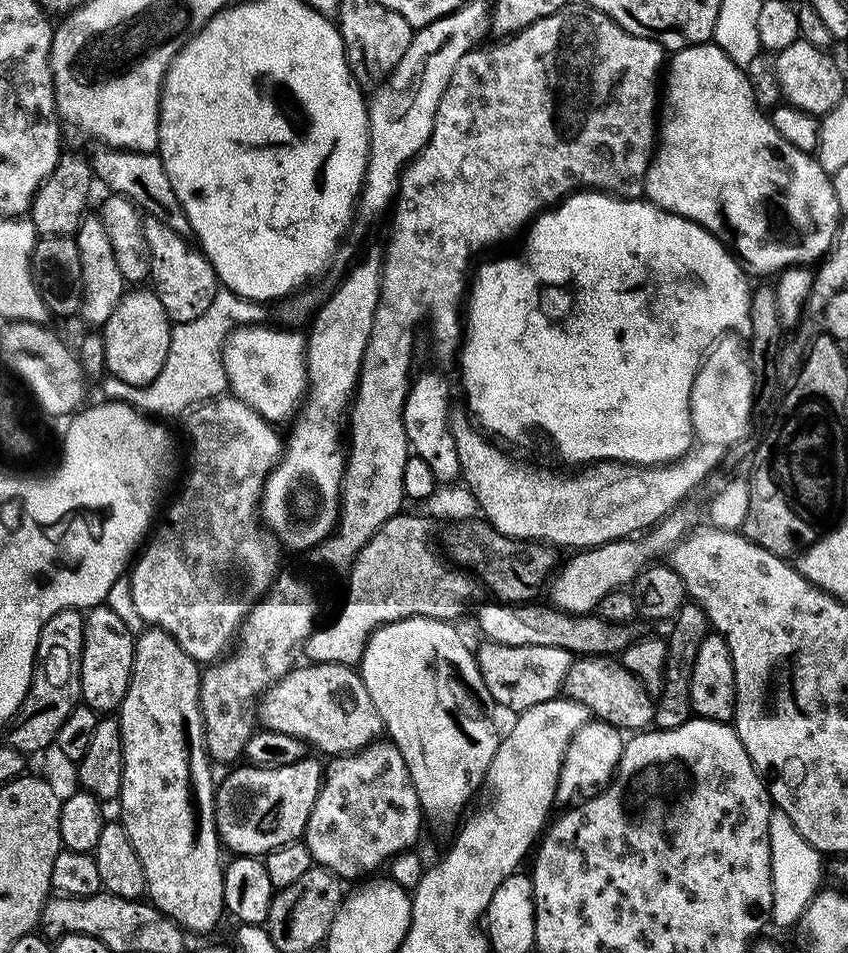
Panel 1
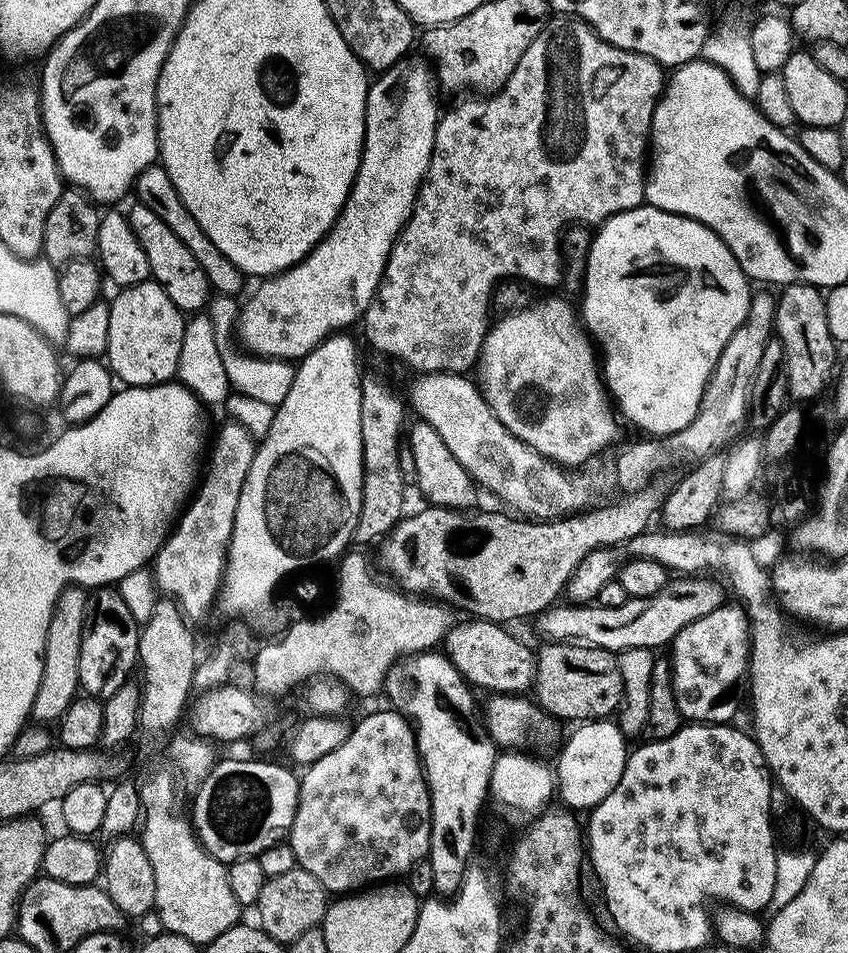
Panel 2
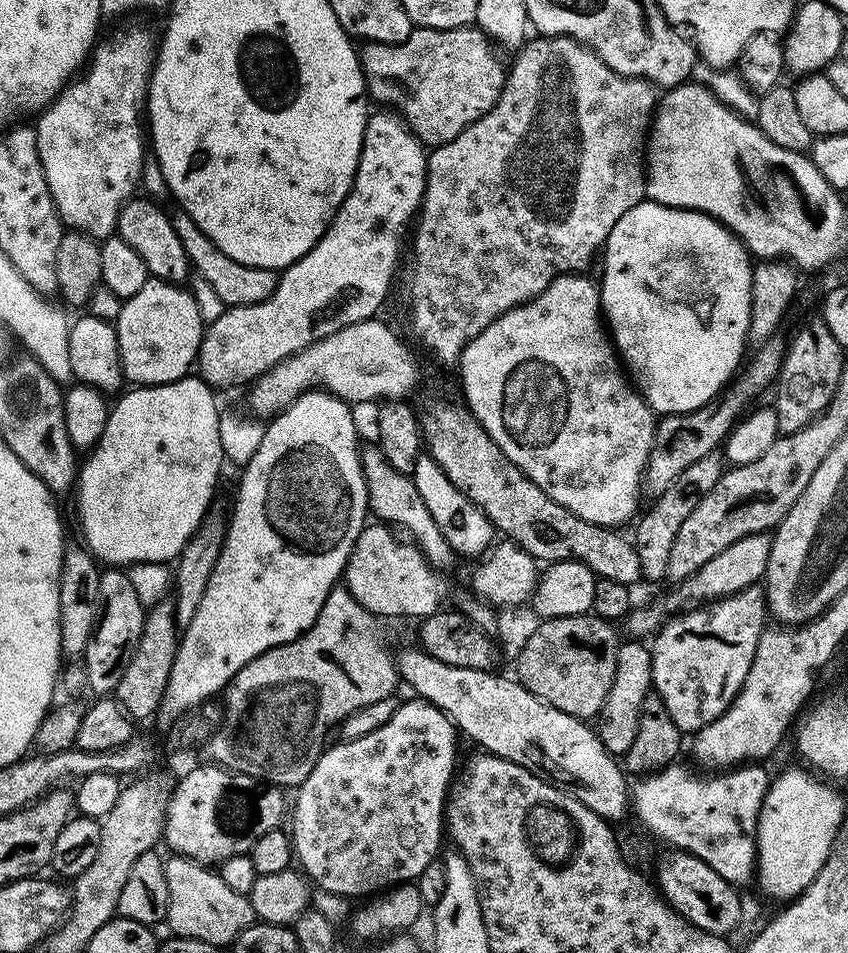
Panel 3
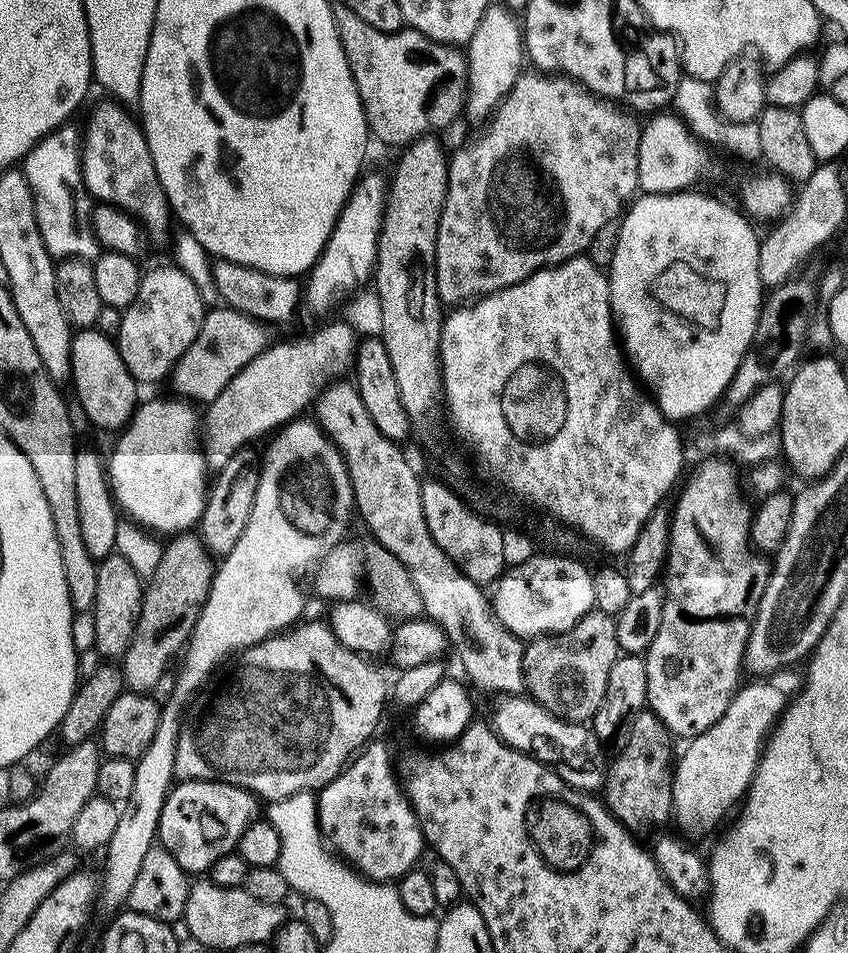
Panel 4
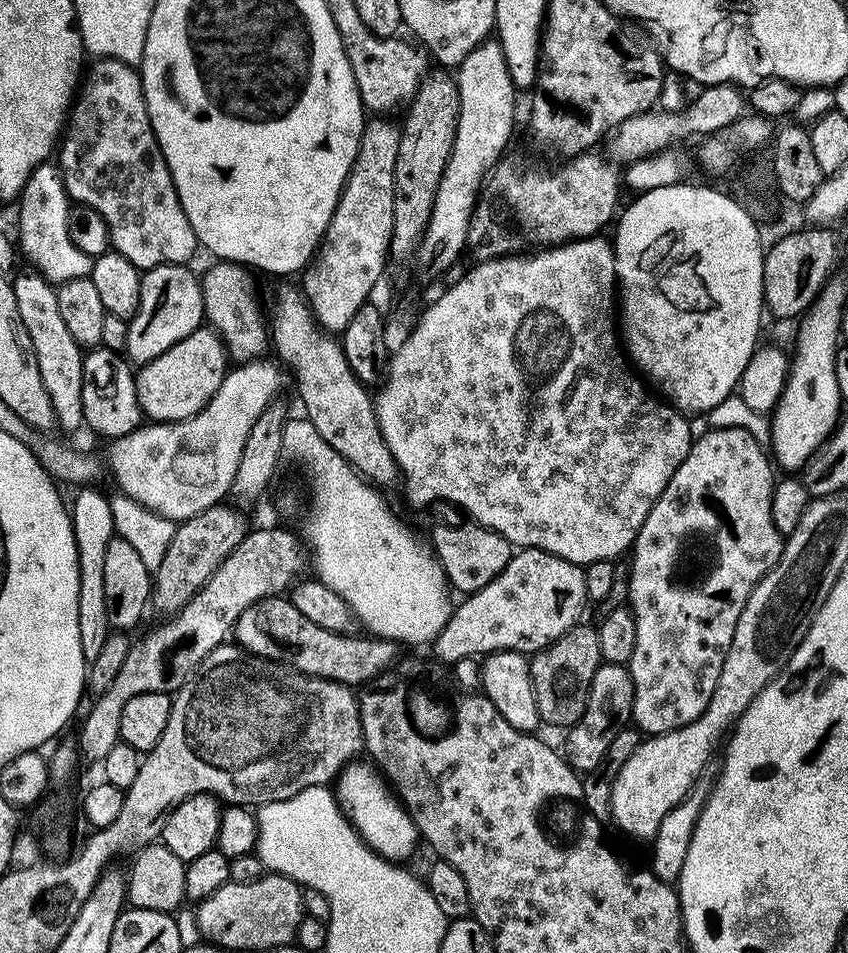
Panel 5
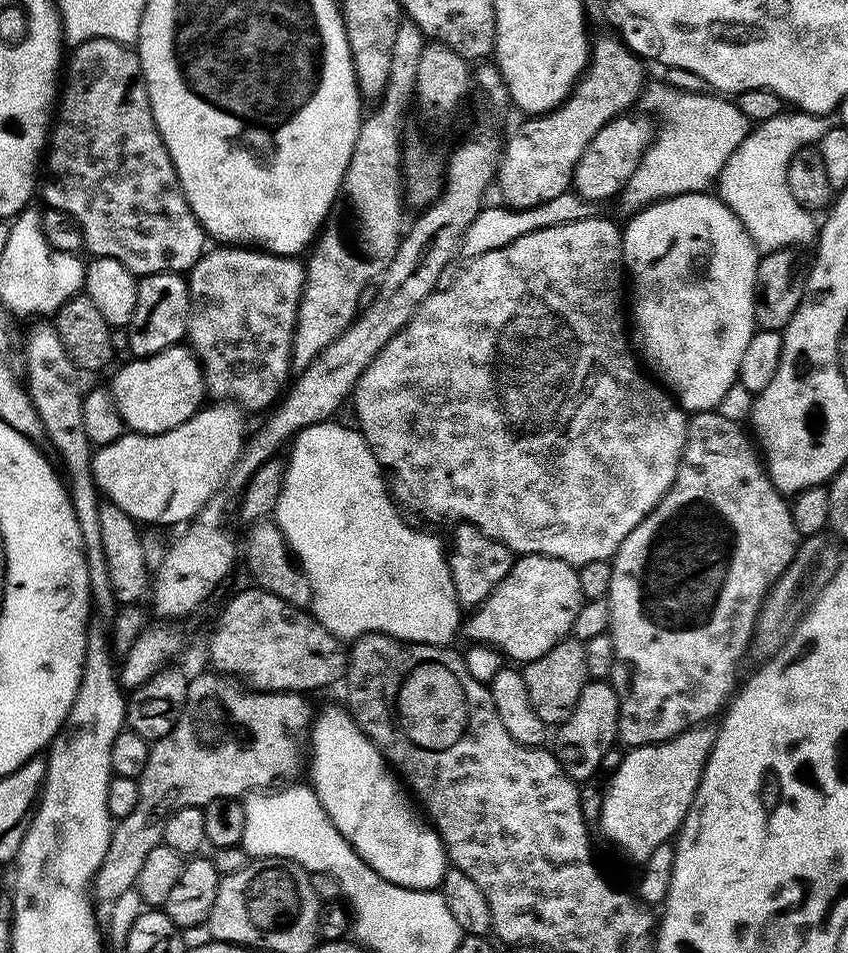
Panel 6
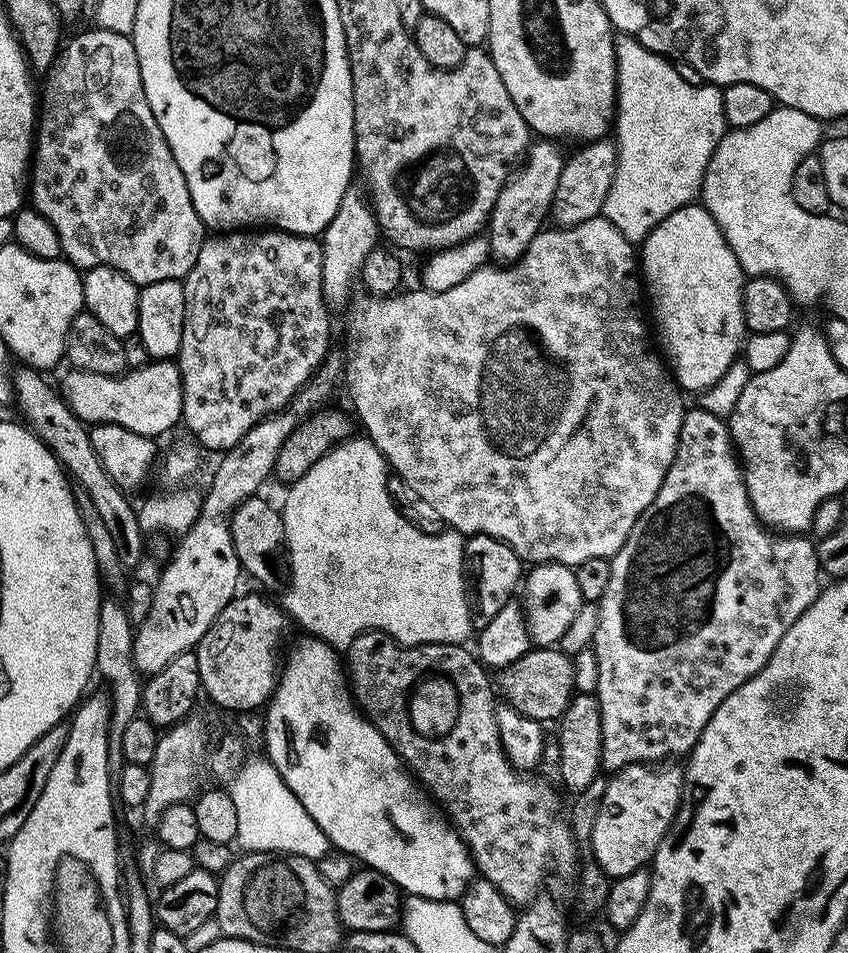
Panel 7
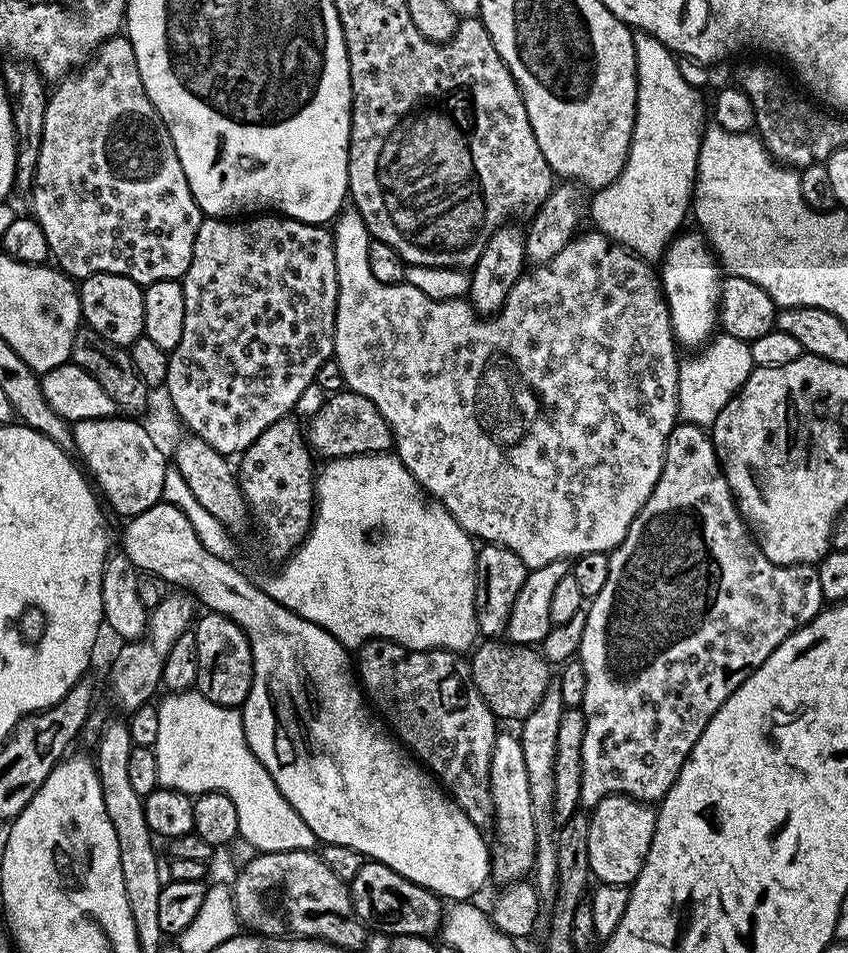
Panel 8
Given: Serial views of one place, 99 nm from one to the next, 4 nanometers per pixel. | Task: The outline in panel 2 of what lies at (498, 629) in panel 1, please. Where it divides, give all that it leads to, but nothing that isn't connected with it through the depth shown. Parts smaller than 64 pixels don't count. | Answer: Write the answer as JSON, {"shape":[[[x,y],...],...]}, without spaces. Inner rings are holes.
{"shape":[[[680,574],[669,579],[668,585],[650,598],[629,598],[622,602],[622,606],[602,606],[600,603],[573,604],[560,602],[547,608],[546,611],[535,617],[534,624],[548,642],[571,642],[573,644],[589,644],[595,648],[605,648],[614,653],[639,648],[660,650],[660,647],[671,645],[673,638],[690,622],[698,622],[698,618],[706,618],[714,610],[718,610],[725,603],[725,589],[715,584],[715,579],[701,578],[696,574]]]}

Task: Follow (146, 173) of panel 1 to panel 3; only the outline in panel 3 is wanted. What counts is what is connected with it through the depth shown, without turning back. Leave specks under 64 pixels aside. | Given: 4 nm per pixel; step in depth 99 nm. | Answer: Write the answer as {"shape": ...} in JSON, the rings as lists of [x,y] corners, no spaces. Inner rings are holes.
{"shape":[[[183,210],[173,211],[171,218],[178,238],[182,238],[182,246],[186,246],[188,263],[194,269],[195,275],[210,282],[211,289],[222,298],[224,305],[257,304],[259,300],[266,300],[270,294],[274,294],[278,276],[273,269],[234,262],[234,258],[222,254],[222,250],[218,250],[218,246],[210,242],[207,234],[192,221],[190,214],[186,214]]]}

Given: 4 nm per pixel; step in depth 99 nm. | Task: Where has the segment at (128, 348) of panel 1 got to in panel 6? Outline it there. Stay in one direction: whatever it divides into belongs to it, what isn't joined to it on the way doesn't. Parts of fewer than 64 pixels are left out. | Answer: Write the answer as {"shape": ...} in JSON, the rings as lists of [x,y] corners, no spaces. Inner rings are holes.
{"shape":[[[179,272],[150,274],[143,277],[139,285],[134,318],[126,332],[128,344],[132,347],[131,355],[136,358],[153,356],[174,344],[181,343],[188,331],[188,313],[192,307],[187,279]]]}

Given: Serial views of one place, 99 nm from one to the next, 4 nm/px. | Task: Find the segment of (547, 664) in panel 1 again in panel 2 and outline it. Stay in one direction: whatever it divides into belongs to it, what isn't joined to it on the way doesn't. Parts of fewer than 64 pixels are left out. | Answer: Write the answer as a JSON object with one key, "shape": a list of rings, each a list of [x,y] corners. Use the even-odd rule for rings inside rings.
{"shape":[[[483,618],[467,619],[461,624],[460,621],[453,623],[445,634],[442,641],[444,655],[469,685],[485,688],[485,693],[506,696],[527,693],[536,682],[536,652],[528,649],[518,637],[511,636],[503,623]]]}

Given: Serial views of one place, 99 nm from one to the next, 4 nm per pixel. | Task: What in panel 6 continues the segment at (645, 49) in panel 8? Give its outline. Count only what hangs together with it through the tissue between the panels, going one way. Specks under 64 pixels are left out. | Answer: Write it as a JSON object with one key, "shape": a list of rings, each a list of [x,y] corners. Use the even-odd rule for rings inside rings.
{"shape":[[[649,83],[645,87],[642,93],[642,105],[645,108],[643,111],[651,114],[657,121],[660,119],[664,125],[655,129],[654,139],[644,152],[638,170],[634,170],[618,197],[619,203],[624,203],[628,214],[635,214],[658,200],[670,200],[673,196],[711,189],[711,184],[713,187],[719,181],[722,166],[726,166],[730,154],[734,154],[734,150],[738,150],[740,143],[748,136],[750,121],[746,114],[742,114],[740,107],[723,95],[704,92],[679,92],[678,89],[667,88],[664,84]]]}

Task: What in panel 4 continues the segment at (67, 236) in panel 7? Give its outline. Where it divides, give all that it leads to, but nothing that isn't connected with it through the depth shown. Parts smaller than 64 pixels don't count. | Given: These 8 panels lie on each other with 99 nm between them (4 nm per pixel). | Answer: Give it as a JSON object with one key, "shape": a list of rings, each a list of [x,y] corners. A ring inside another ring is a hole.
{"shape":[[[112,98],[104,99],[108,100],[102,101],[93,110],[88,125],[82,128],[80,169],[84,172],[83,187],[86,192],[88,188],[90,195],[97,196],[97,201],[116,204],[130,213],[151,239],[153,236],[156,240],[167,241],[173,231],[174,213],[168,205],[158,170],[154,170],[154,158],[150,158],[150,146],[144,137],[144,129],[123,103]]]}

